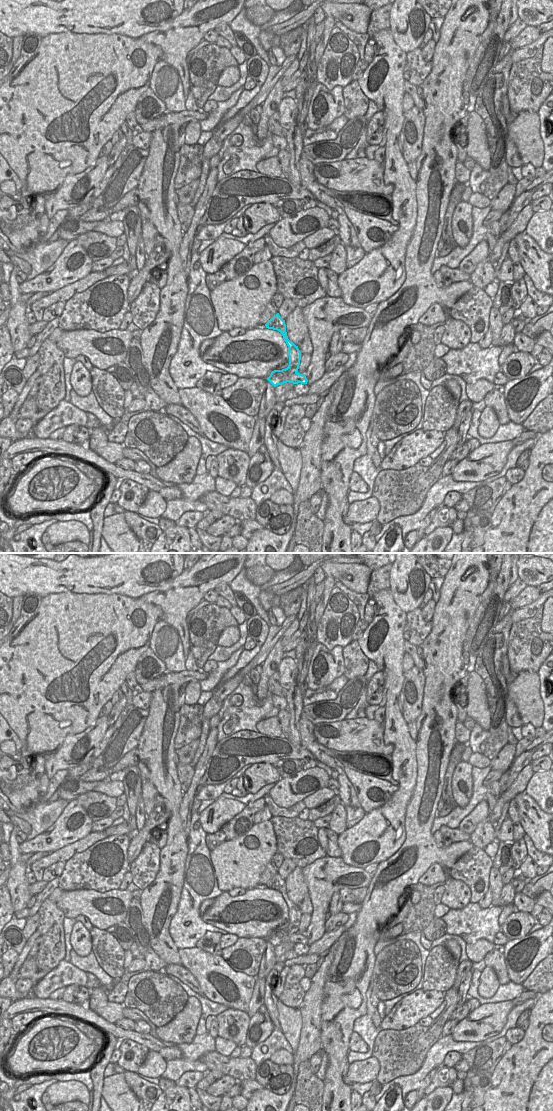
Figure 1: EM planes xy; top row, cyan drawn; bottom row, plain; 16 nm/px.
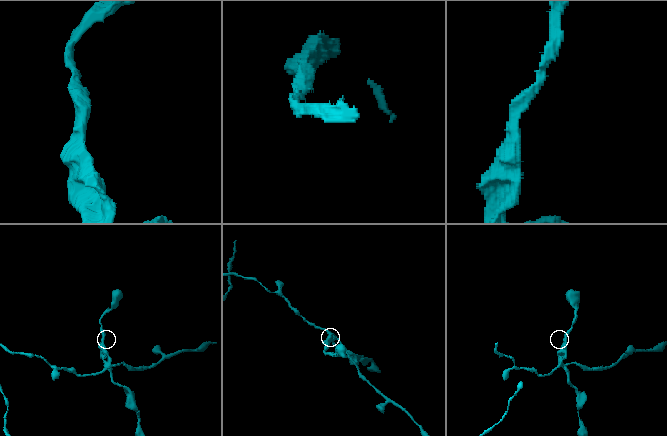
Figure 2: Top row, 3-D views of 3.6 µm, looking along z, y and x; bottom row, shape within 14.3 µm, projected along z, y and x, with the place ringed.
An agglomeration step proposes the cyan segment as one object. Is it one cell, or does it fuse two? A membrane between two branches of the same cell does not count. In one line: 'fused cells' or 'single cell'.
fused cells

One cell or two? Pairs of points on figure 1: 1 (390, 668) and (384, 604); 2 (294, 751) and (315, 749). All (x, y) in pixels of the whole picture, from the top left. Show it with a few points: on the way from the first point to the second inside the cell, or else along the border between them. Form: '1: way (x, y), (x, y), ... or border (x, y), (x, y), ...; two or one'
1: way (389, 652), (389, 620); one
2: border (301, 744), (315, 758); two

